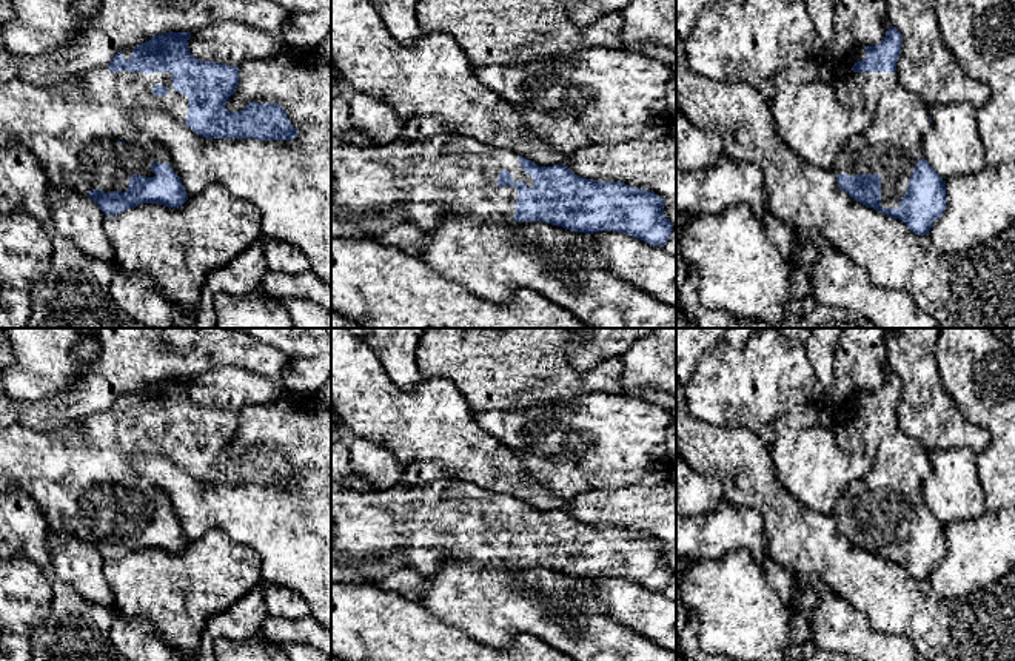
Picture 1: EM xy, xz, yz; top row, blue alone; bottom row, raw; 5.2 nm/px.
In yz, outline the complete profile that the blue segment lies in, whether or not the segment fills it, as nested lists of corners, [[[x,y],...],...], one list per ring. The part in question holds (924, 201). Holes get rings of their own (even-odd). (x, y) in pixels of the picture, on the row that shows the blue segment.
[[[890,25],[878,45],[849,51],[833,68],[832,85],[838,102],[870,114],[870,125],[846,142],[833,171],[839,190],[853,200],[899,219],[912,233],[924,236],[946,211],[946,180],[929,165],[921,148],[930,128],[929,106],[906,91],[895,74],[901,48],[903,35]]]

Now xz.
[[[465,136],[410,142],[407,137],[391,143],[357,146],[331,137],[331,203],[339,210],[370,216],[396,206],[405,210],[405,222],[422,231],[436,230],[441,222],[457,214],[476,222],[547,222],[570,231],[593,234],[618,231],[652,247],[664,247],[673,231],[664,214],[665,200],[652,191],[621,182],[584,179],[567,165],[539,166],[508,149],[496,149]]]

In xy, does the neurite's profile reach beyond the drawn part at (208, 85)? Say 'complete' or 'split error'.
split error

